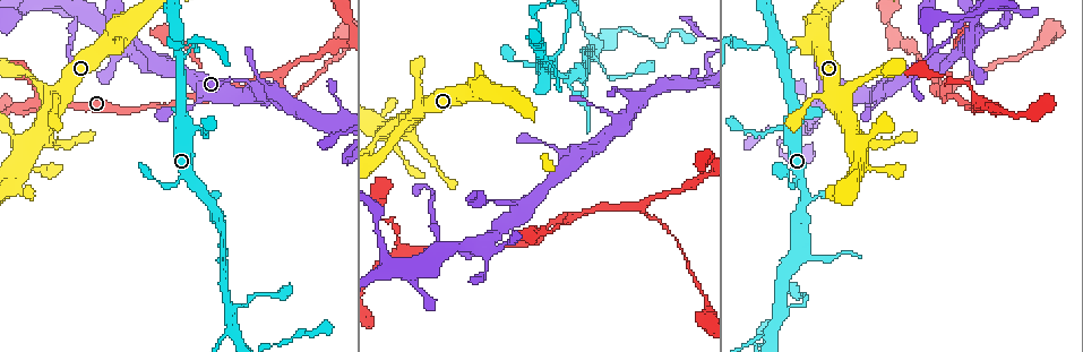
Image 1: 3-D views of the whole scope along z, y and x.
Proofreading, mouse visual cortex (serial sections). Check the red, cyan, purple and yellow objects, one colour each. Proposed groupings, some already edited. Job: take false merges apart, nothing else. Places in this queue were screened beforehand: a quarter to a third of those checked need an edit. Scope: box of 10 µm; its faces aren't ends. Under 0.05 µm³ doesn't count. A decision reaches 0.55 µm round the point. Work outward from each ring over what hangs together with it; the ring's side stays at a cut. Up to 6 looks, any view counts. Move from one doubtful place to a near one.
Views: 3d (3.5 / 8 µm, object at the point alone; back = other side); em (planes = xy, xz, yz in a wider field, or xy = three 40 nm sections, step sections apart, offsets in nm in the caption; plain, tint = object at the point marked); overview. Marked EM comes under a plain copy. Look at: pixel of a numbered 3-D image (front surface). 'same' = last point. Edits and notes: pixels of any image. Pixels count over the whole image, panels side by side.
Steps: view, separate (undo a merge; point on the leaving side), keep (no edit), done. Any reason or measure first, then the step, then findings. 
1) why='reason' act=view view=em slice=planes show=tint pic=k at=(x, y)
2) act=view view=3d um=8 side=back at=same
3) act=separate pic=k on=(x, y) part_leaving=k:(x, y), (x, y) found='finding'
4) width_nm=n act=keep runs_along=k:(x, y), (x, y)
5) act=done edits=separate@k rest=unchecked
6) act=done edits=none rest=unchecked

act=view view=3d um=3.5 pic=1 at=(198, 130)

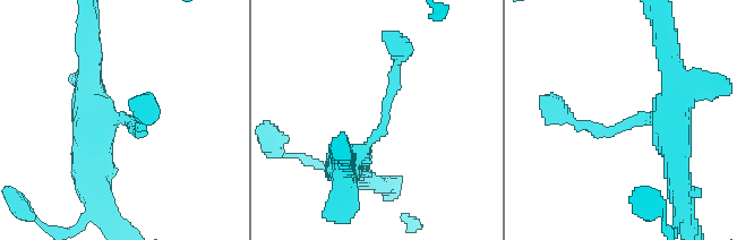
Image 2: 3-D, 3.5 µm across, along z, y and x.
arm_widths_nm=150,500 why='now the EM' act=view view=em slice=xy step=5 show=tint pic=2 at=(373, 138)

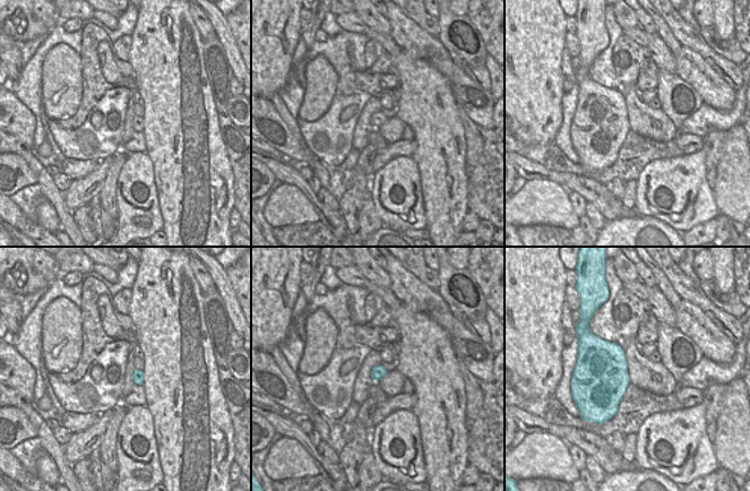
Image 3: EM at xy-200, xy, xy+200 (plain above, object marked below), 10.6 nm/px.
act=keep runs_along=2:(343, 168), (380, 130), (395, 73) found='continuous, no second cell'

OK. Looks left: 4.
why='a fork' act=view view=3d um=3.5 pic=1 at=(570, 215)

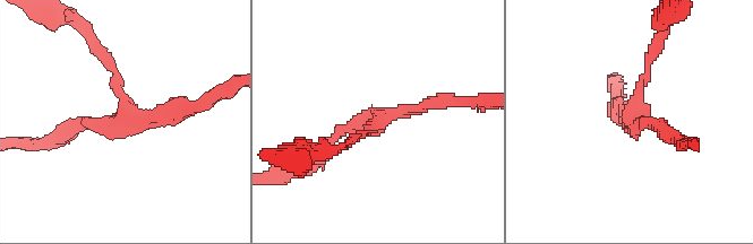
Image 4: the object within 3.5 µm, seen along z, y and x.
arms=3 arm_widths_nm=100,150,200 act=view view=em slice=xy step=1 show=tint pic=4 at=(375, 115)

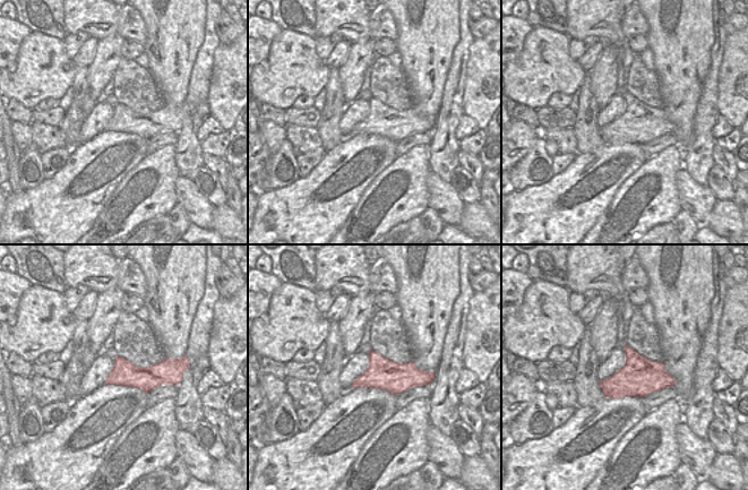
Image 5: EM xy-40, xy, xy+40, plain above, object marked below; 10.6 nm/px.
act=keep runs_along=5:(170, 364), (153, 377), (109, 381) found='all the same cell'

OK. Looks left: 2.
why='branch point' act=view view=3d um=3.5 pic=1 at=(278, 75)

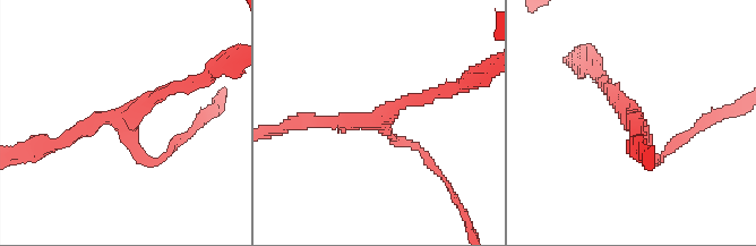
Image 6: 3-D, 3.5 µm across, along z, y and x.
why='need the tissue' act=view view=em slice=xy step=3 show=tint pic=6 at=(637, 117)

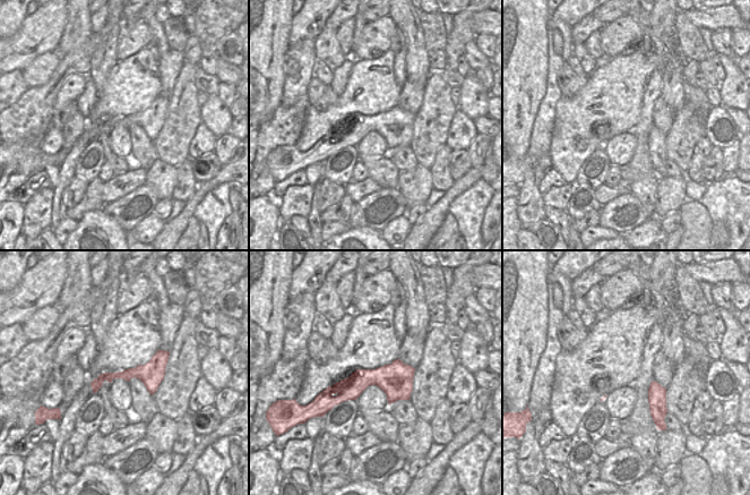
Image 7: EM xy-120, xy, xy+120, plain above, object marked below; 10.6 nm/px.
act=keep found='continuous, no second cell'

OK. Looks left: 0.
act=done edits=none rest=unchecked

